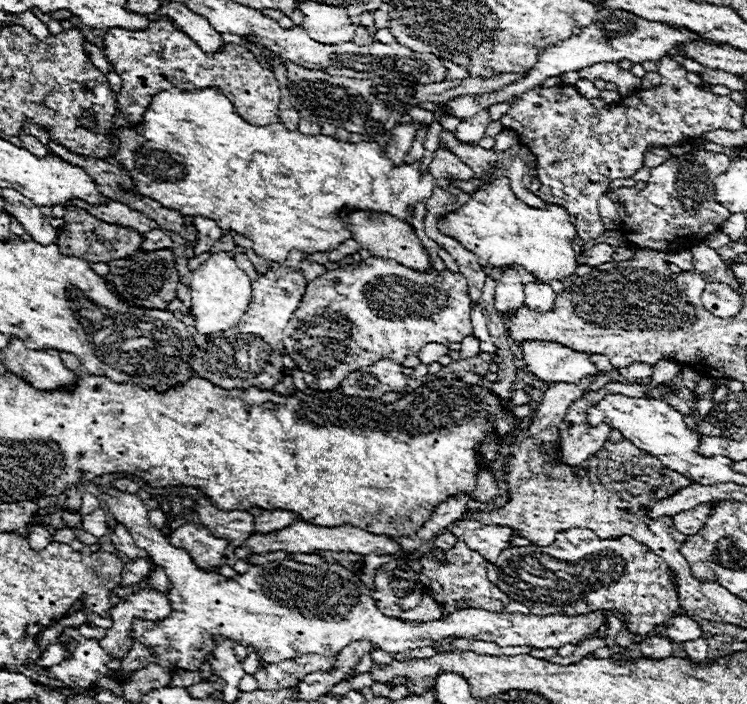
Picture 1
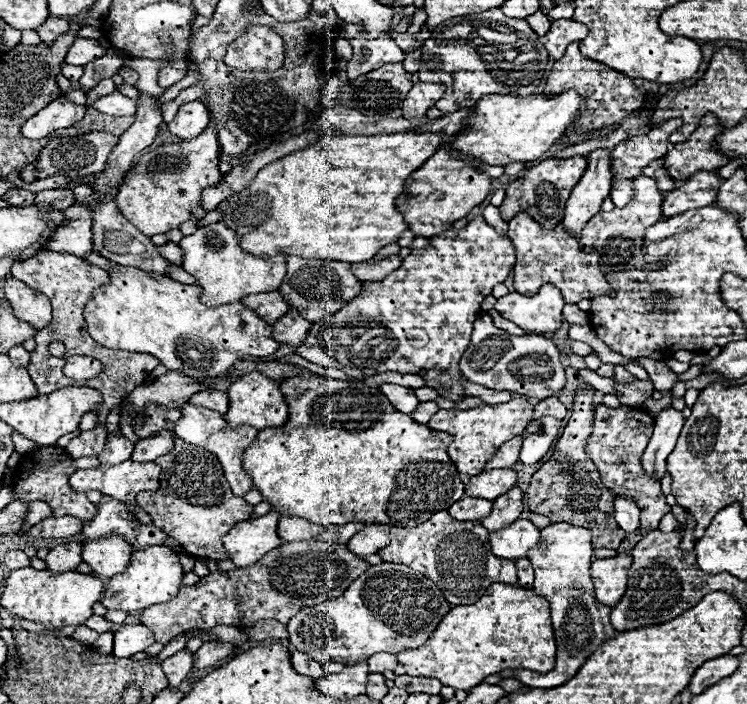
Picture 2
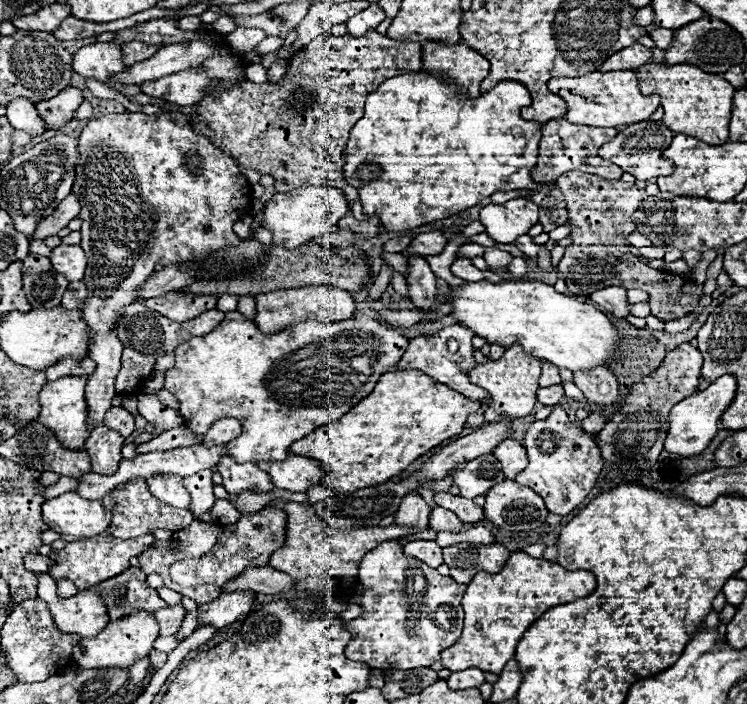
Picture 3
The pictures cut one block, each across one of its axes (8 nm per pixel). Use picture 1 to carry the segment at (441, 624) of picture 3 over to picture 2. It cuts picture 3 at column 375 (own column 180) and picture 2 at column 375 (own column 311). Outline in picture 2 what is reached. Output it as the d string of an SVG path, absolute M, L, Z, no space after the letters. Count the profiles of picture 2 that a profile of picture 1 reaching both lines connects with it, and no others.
M382 562L378 566L370 566L362 576L358 576L342 596L298 612L286 624L286 628L294 648L310 654L316 662L342 662L346 666L352 666L356 662L366 662L372 654L378 652L398 654L402 650L422 646L434 632L434 626L438 626L438 622L446 616L446 610L450 610L450 604L446 602L442 590L438 590L438 586L434 586L434 582L430 582L426 576L400 562Z

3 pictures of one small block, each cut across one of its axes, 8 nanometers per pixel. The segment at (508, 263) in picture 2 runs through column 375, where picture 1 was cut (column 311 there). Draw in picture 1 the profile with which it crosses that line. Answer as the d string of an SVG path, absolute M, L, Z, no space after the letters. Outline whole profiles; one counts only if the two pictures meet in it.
M370 256L358 264L328 270L326 274L320 274L308 282L306 294L286 326L284 346L286 354L302 372L316 376L320 390L334 390L340 386L346 374L362 366L370 366L382 358L402 364L408 358L408 352L416 354L424 344L462 342L464 336L472 334L470 304L468 284L462 274L450 274L448 270L436 272L434 268L428 272L416 272L394 260Z

